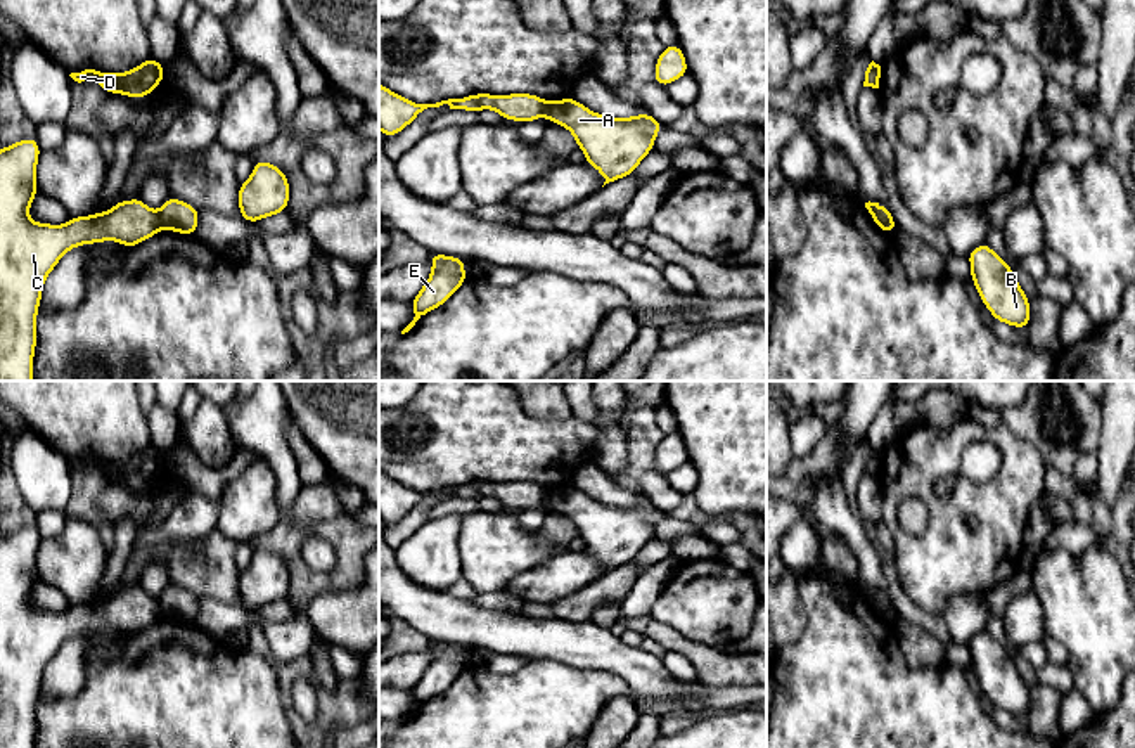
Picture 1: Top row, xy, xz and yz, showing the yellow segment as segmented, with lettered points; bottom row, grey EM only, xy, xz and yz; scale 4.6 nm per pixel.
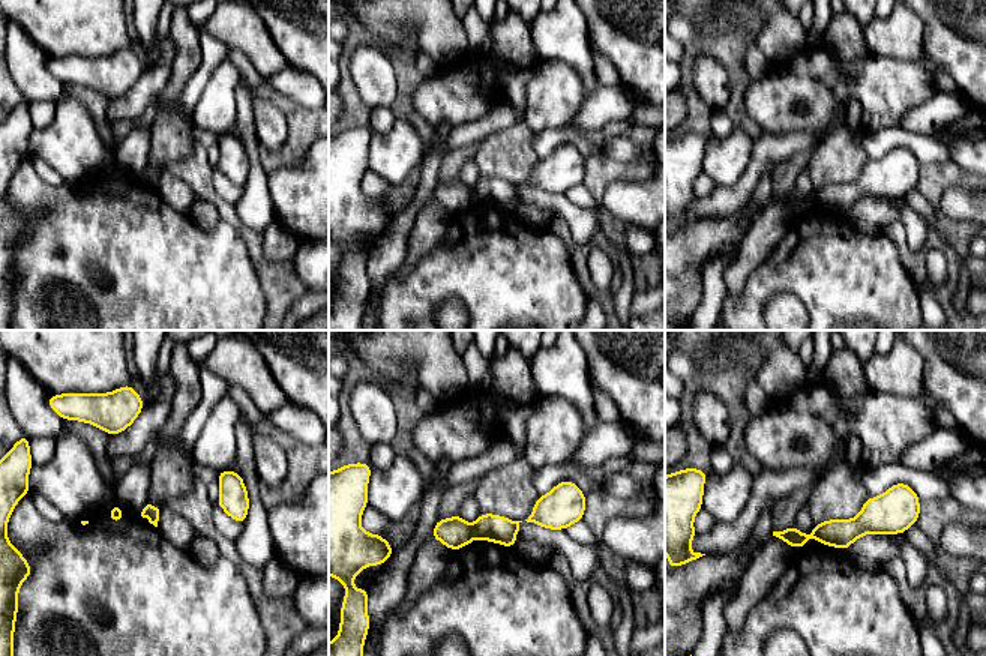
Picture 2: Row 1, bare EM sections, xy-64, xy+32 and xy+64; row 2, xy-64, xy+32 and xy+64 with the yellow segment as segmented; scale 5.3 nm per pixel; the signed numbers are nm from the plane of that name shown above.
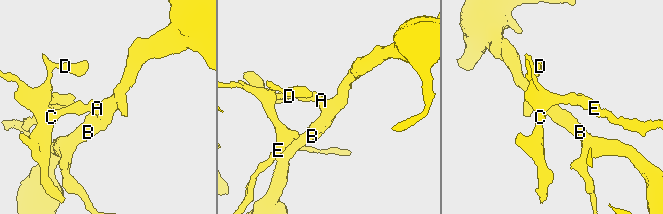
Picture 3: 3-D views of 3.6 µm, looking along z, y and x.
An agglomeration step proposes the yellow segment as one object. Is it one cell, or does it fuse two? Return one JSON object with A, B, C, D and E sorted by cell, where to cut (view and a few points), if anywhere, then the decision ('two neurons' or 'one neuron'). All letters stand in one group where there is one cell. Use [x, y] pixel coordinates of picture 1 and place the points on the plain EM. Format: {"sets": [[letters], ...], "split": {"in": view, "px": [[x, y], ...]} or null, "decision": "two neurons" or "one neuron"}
{"sets": [["A", "B"], ["C", "D", "E"]], "split": {"in": "xy", "px": [[156, 599], [161, 615]]}, "decision": "two neurons"}

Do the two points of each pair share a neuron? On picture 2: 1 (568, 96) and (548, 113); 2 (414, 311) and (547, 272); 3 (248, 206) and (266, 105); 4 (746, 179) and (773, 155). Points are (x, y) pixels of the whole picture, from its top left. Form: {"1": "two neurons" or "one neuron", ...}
{"1": "one neuron", "2": "one neuron", "3": "two neurons", "4": "one neuron"}

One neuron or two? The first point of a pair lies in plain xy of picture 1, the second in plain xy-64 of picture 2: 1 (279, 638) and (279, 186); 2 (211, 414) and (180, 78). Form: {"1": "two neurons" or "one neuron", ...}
{"1": "two neurons", "2": "one neuron"}

